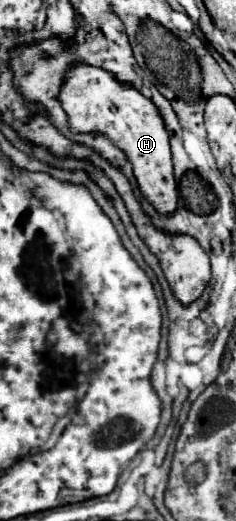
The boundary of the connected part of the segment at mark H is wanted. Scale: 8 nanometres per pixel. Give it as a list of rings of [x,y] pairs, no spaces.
[[[74,63],[64,71],[64,83],[58,93],[58,101],[68,115],[68,127],[72,133],[92,133],[106,137],[114,147],[126,153],[132,163],[134,177],[140,193],[154,205],[158,213],[172,215],[178,207],[178,191],[172,173],[170,135],[160,109],[144,97],[132,83],[118,81],[110,71]]]

